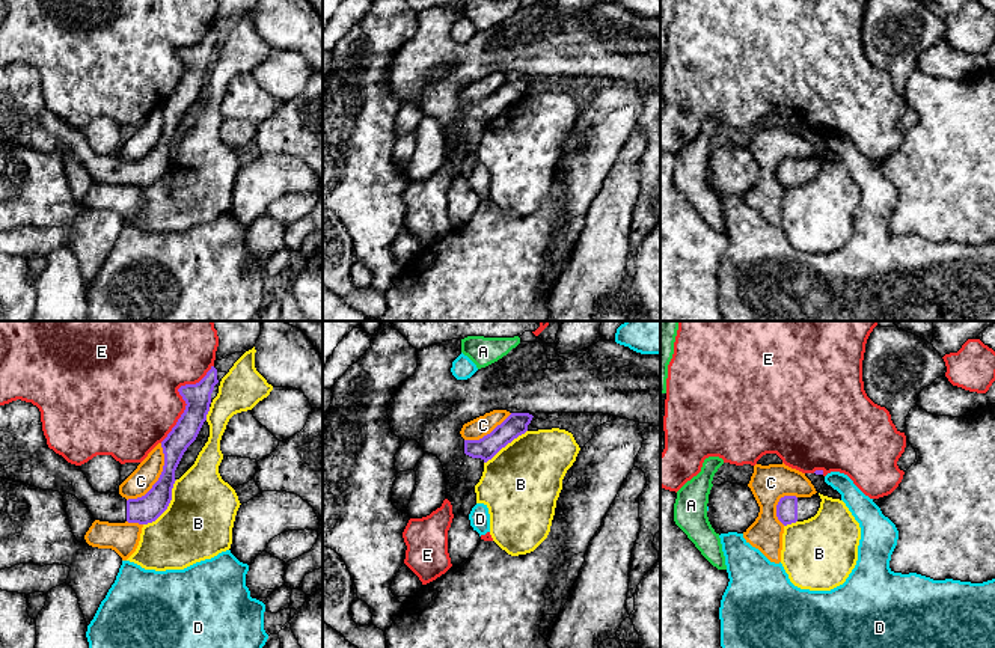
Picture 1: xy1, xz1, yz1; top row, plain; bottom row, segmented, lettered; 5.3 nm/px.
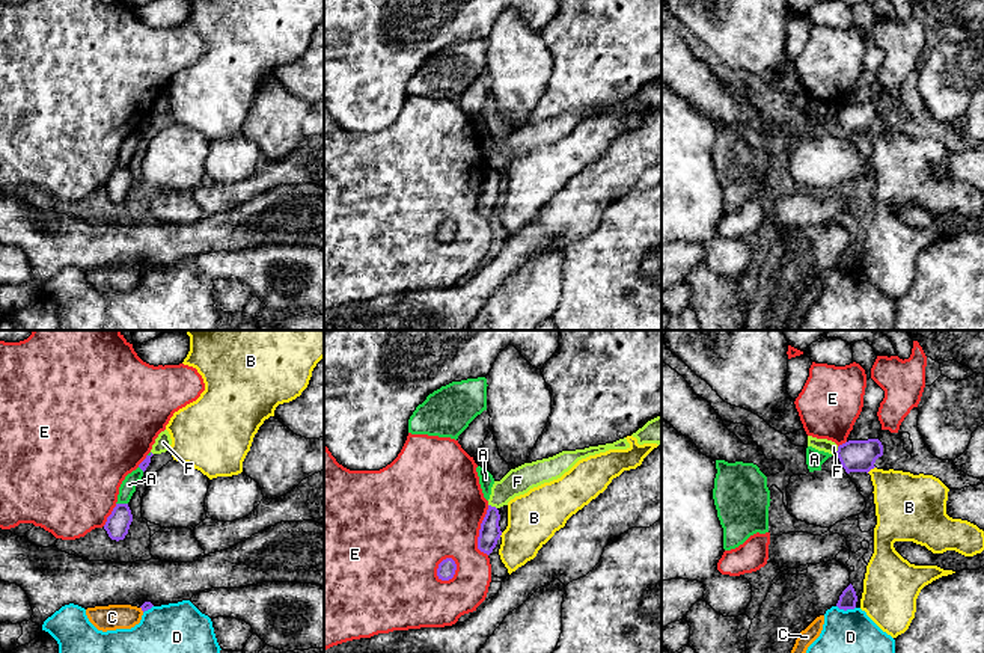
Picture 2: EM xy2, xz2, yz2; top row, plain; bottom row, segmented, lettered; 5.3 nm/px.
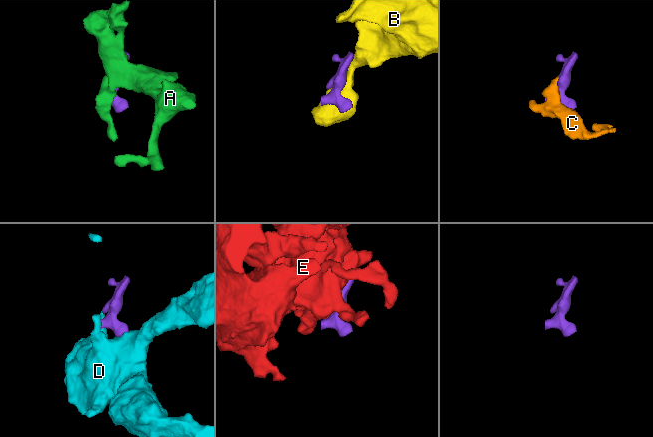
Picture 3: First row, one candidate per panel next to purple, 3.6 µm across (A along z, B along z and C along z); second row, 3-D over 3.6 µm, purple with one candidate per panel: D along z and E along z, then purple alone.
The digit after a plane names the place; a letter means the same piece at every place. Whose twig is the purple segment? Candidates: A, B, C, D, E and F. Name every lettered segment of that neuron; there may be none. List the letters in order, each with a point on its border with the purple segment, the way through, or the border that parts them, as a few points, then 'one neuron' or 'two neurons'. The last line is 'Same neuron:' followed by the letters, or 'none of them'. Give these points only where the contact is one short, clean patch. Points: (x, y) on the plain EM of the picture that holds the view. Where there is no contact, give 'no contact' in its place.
A: contact xy2 (122, 166); border xy2 (116, 165), (127, 166); two neurons
B: contact xy1 (168, 168); two neurons
C: contact xy1 (159, 140); two neurons
D: contact yz2 (846, 272); two neurons
E: contact xy1 (183, 61); two neurons
F: contact xz2 (493, 169); border xz2 (488, 166), (496, 171); two neurons
Same neuron: none of them

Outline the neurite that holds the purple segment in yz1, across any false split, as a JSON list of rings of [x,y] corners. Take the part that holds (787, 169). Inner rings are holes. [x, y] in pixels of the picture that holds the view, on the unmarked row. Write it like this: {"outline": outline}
{"outline": [[[819,155],[811,160],[784,158],[776,167],[776,179],[784,188],[808,182],[817,176],[820,164]]]}

